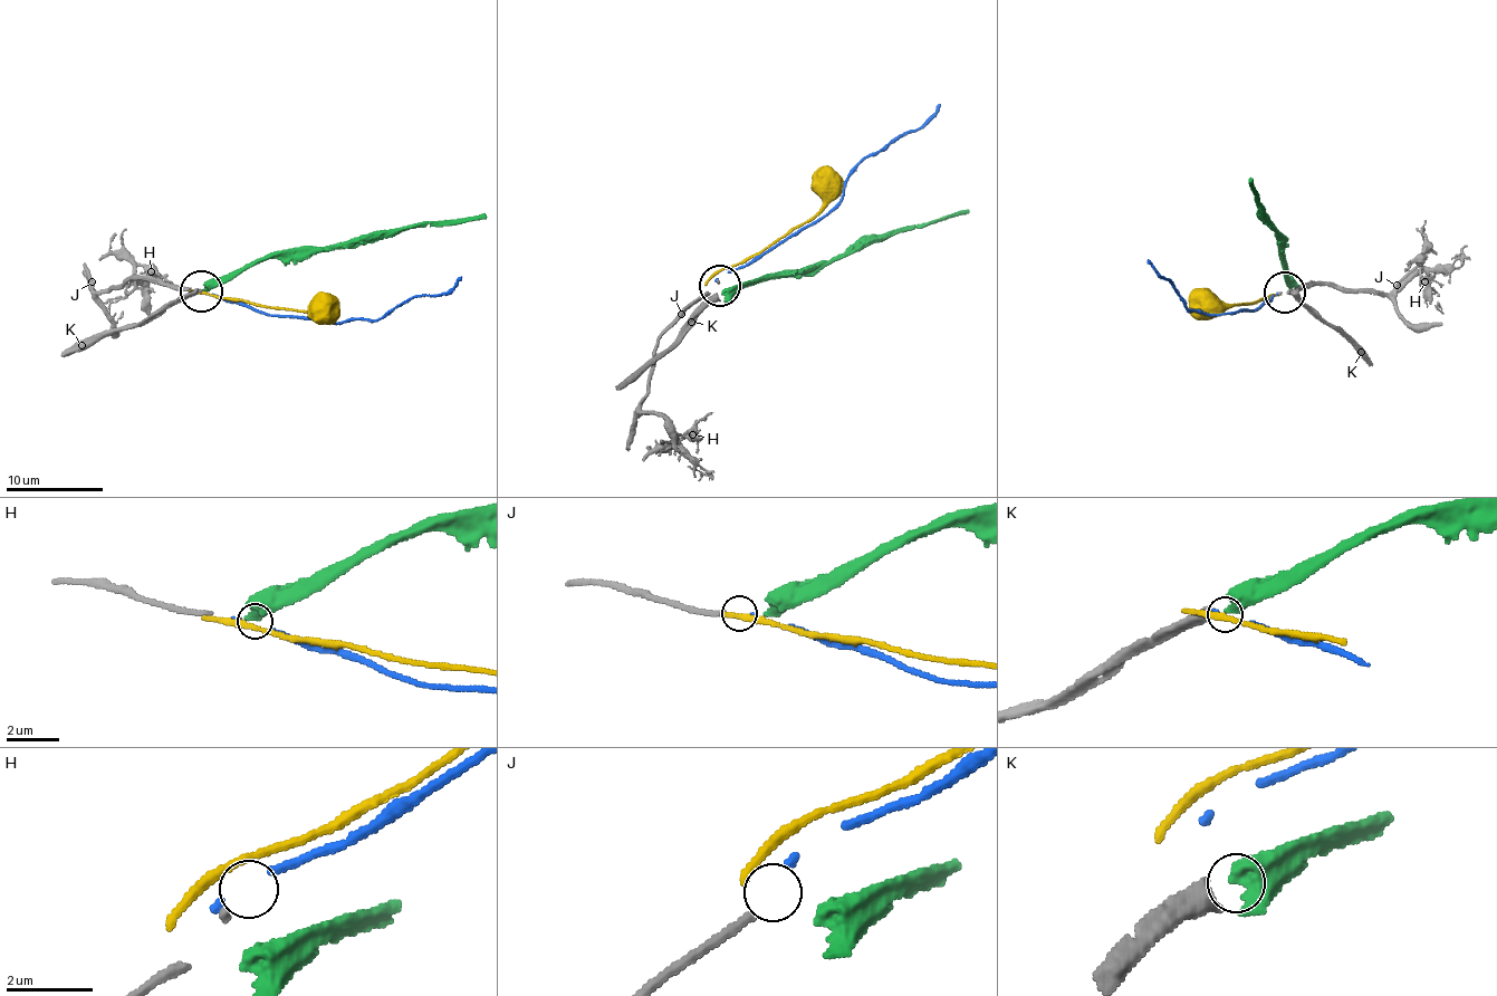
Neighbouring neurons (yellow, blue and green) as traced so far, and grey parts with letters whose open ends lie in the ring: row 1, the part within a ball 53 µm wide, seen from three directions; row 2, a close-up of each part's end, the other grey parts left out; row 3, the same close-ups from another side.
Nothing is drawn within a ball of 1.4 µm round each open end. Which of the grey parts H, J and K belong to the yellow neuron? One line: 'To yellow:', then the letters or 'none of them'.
To yellow: none of them

